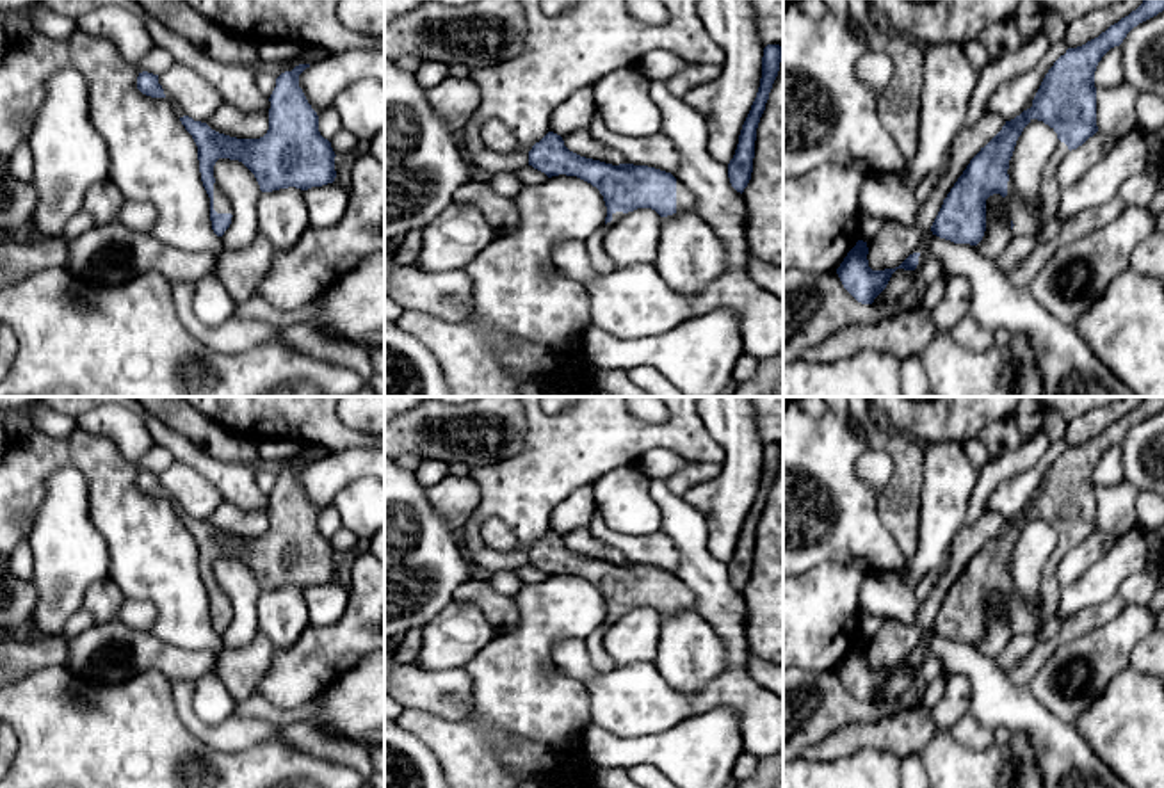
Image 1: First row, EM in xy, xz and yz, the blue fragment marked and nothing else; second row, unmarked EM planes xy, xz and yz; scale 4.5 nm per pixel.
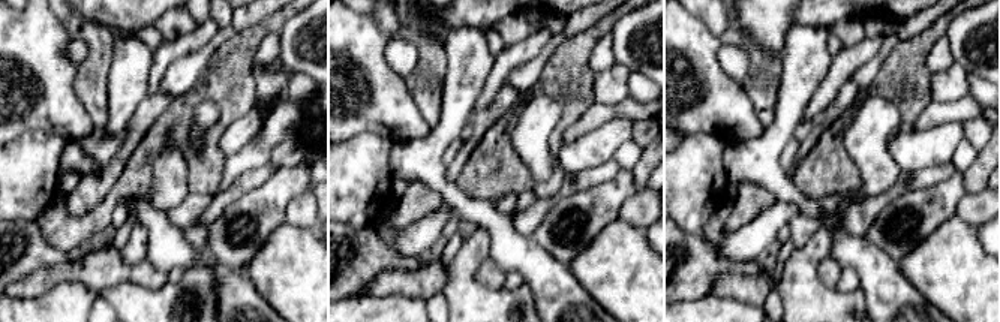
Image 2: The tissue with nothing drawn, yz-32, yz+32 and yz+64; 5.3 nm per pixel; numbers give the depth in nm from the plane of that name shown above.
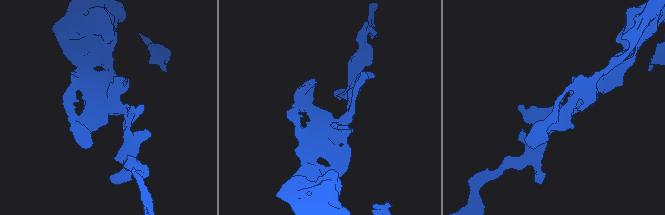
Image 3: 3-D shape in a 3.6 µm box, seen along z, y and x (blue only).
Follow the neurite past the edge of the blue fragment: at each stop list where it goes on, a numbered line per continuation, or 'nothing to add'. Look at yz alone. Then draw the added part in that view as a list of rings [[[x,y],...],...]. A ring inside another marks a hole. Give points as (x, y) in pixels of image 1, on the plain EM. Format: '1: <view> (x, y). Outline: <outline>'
1: yz (1027, 618). Outline: [[[1057,539],[1041,571],[1039,601],[1036,607],[1018,596],[1011,580],[1007,580],[1006,605],[1009,619],[1014,623],[1013,633],[1034,635],[1055,615],[1059,599],[1057,567],[1068,551],[1068,544]]]

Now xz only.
1: xz (686, 600). Outline: [[[676,578],[676,610],[698,610],[692,591]]]
2: xz (600, 659). Outline: [[[616,610],[612,612],[612,619],[600,624],[586,640],[586,647],[587,647],[587,655],[589,660],[593,663],[593,667],[600,672],[609,672],[614,671],[618,665],[612,660],[612,656],[605,651],[603,647],[603,637],[607,633],[607,630],[619,619],[623,617],[626,612],[623,610]]]

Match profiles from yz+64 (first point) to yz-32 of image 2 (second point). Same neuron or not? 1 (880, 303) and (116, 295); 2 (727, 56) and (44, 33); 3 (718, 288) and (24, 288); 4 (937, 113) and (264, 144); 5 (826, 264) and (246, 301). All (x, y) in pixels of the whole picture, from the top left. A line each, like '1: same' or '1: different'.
1: different
2: different
3: same
4: different
5: different

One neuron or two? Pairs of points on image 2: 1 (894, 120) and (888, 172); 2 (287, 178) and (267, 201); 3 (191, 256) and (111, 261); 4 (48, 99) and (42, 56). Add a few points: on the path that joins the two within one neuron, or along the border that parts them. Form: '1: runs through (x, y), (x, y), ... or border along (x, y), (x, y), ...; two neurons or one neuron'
1: runs through (880, 134), (880, 159); one neuron
2: runs through (284, 184), (273, 195); one neuron
3: border along (144, 259), (167, 274); two neurons
4: runs through (45, 89), (42, 66); one neuron

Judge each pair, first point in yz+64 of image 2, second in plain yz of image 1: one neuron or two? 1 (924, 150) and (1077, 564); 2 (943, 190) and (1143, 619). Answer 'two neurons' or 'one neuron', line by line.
1: two neurons
2: one neuron

